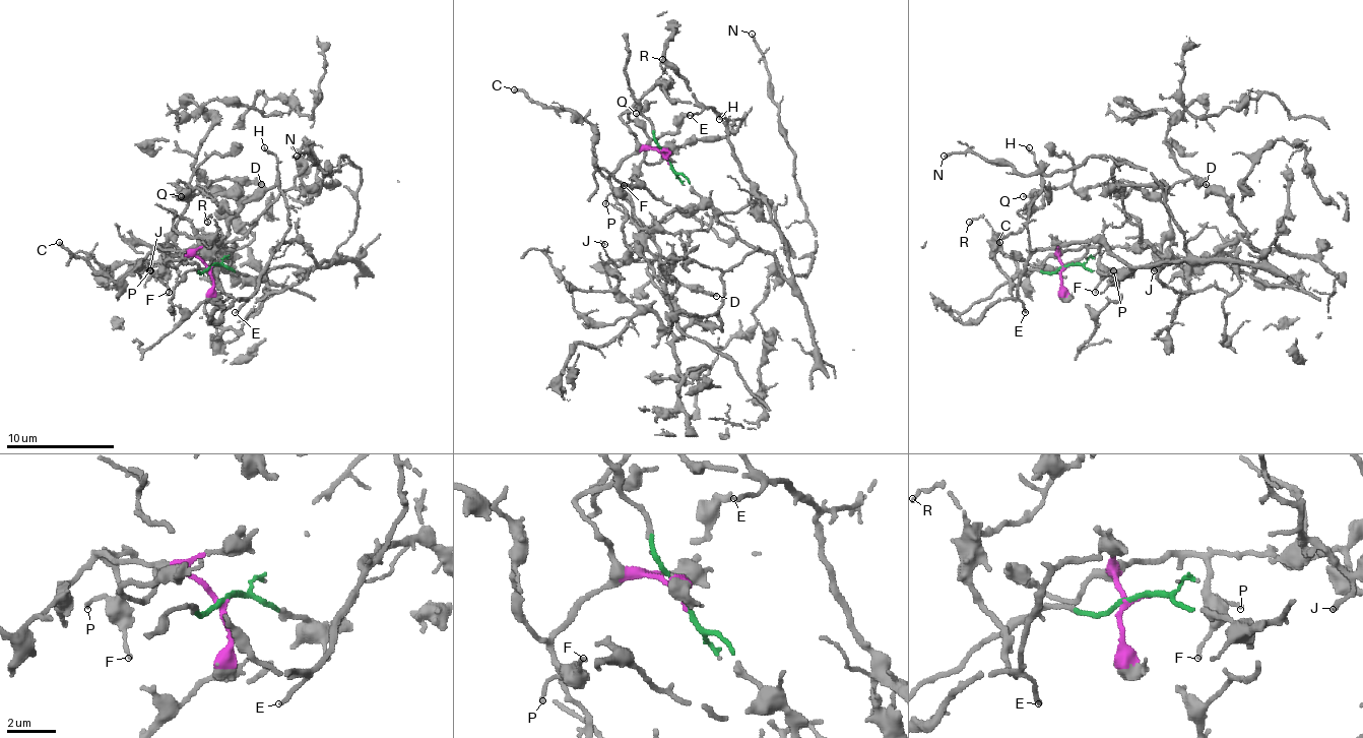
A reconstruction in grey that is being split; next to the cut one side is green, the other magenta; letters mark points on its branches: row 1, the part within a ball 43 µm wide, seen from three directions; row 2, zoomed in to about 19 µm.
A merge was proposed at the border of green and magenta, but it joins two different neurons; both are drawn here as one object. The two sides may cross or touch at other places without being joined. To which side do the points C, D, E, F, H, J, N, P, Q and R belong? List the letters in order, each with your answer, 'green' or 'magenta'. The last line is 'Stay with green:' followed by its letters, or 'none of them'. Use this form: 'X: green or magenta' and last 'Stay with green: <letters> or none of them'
C: magenta
D: magenta
E: green
F: magenta
H: green
J: magenta
N: green
P: magenta
Q: magenta
R: green
Stay with green: E, H, N, R

